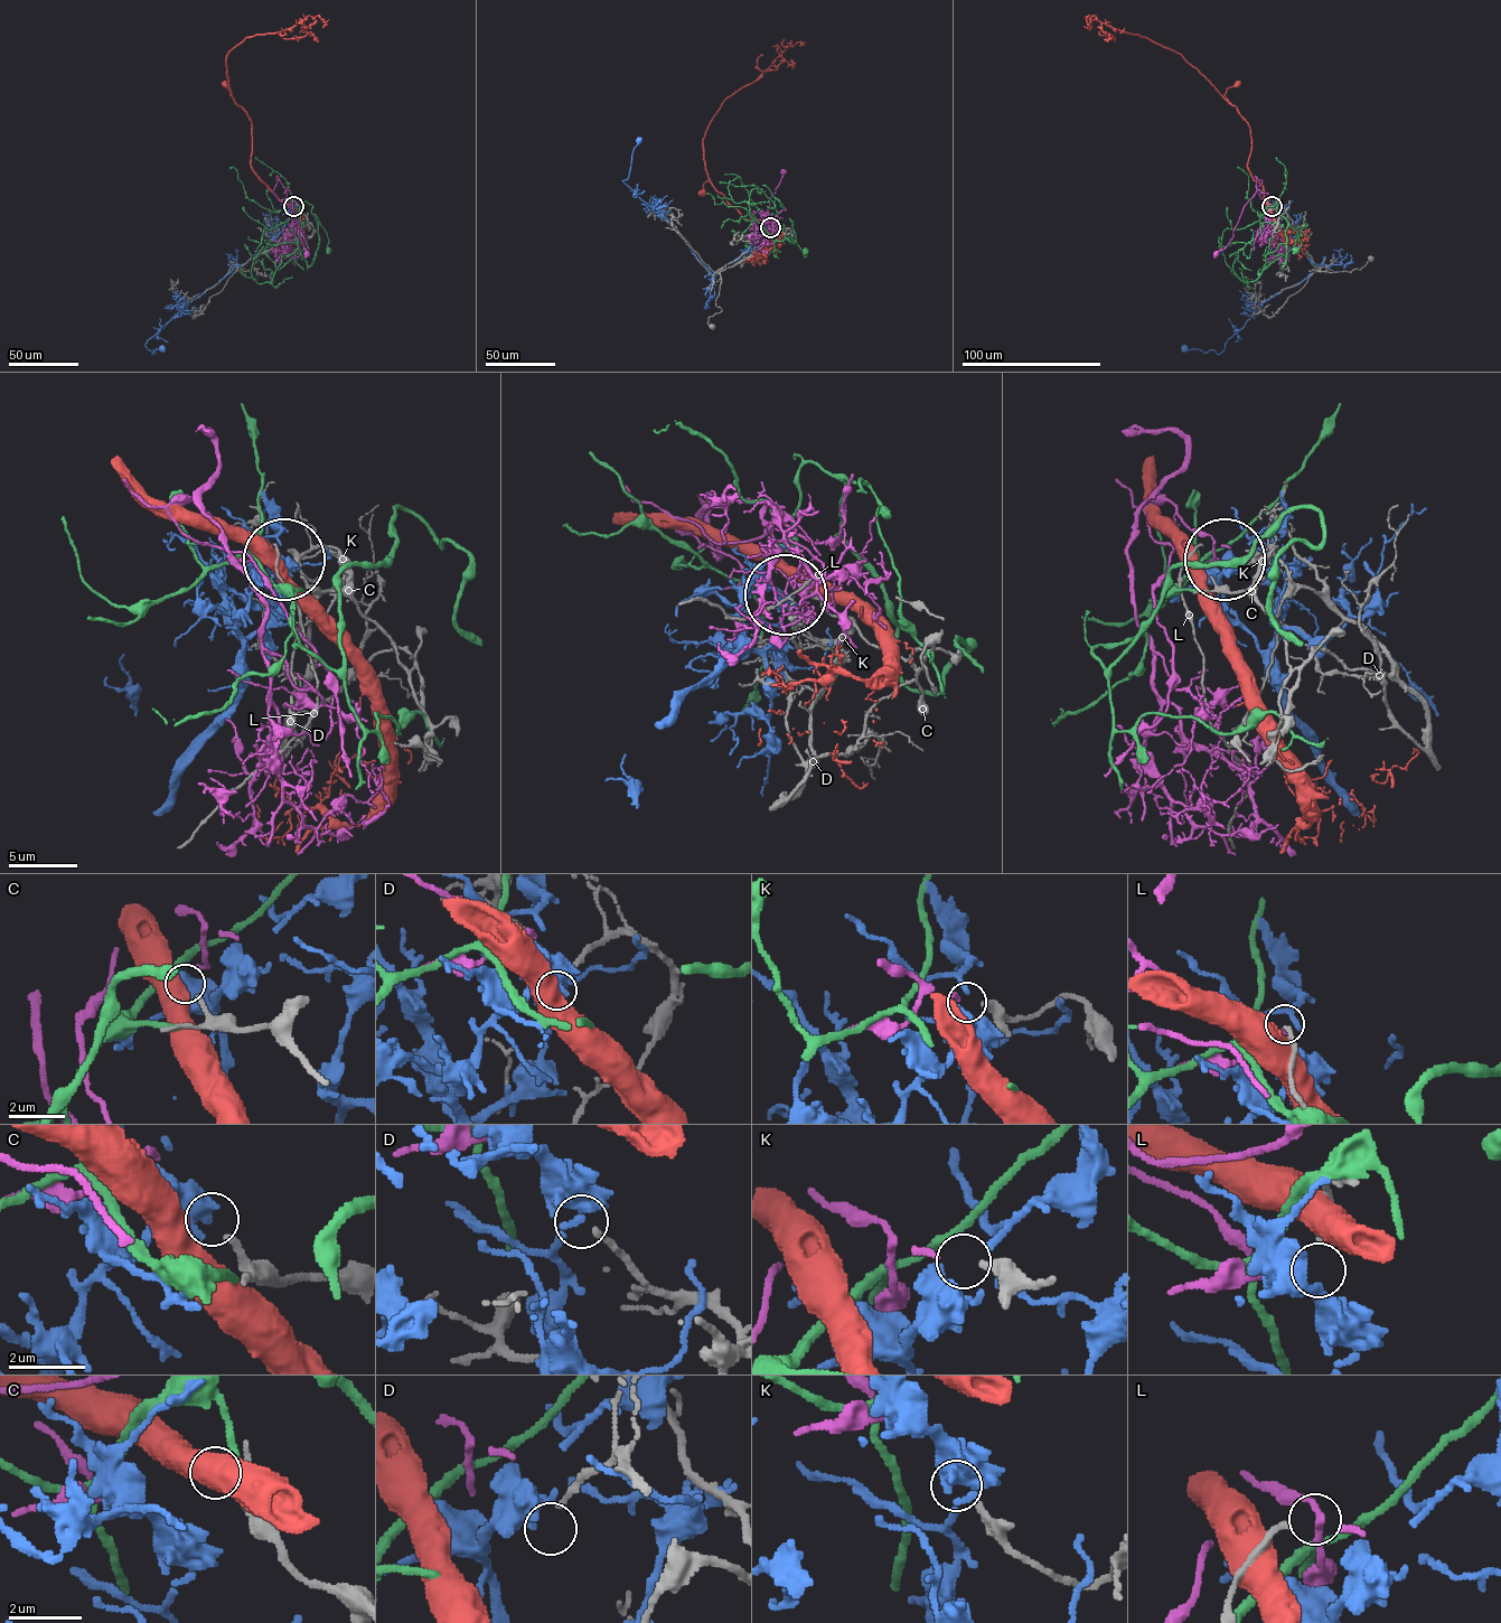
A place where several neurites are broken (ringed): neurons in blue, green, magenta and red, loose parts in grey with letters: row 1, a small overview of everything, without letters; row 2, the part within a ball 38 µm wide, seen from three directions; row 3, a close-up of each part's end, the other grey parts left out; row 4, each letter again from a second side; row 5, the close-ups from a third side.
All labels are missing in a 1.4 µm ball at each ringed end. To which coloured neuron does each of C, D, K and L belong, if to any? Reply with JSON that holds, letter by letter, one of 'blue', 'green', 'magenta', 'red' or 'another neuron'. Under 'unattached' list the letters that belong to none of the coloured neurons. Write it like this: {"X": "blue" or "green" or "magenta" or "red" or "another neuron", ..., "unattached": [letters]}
{"C": "another neuron", "D": "another neuron", "K": "magenta", "L": "another neuron", "unattached": ["C", "D", "L"]}

